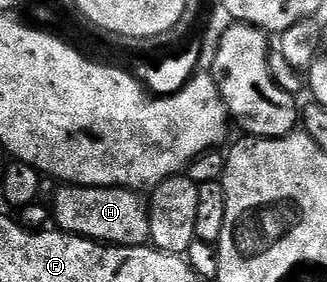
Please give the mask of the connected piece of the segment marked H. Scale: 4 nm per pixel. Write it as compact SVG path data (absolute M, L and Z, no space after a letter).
M61 186L51 199L51 216L56 227L72 236L85 236L98 244L135 248L149 240L149 209L136 191L128 188L83 188Z

